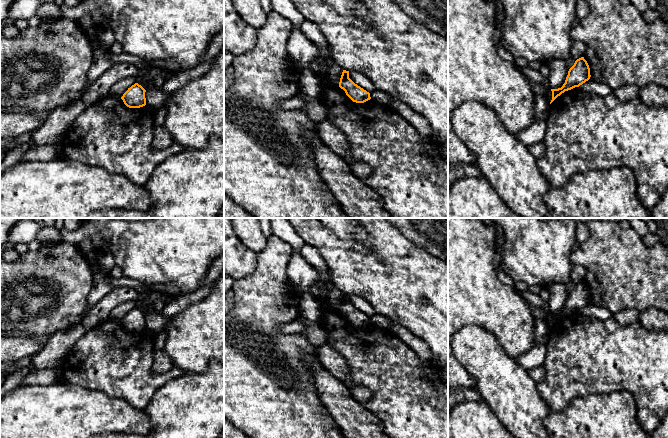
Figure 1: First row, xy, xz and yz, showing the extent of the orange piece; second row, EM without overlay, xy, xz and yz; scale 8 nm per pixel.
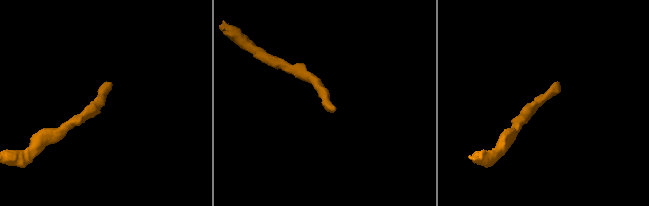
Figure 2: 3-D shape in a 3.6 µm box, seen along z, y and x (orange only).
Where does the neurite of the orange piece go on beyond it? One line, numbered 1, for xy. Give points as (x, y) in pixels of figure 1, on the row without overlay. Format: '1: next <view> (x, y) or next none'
1: next none

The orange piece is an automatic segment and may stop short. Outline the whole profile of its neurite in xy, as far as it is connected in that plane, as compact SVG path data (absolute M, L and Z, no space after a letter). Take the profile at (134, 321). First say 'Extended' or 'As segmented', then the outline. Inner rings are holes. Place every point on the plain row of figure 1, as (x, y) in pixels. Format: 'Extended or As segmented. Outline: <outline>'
As segmented. Outline: M135 307L128 312L121 323L129 332L140 332L146 329L145 316L146 314L141 309Z

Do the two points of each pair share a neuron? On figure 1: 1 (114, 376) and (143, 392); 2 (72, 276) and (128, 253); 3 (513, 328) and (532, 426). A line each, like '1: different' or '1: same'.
1: same
2: different
3: different

